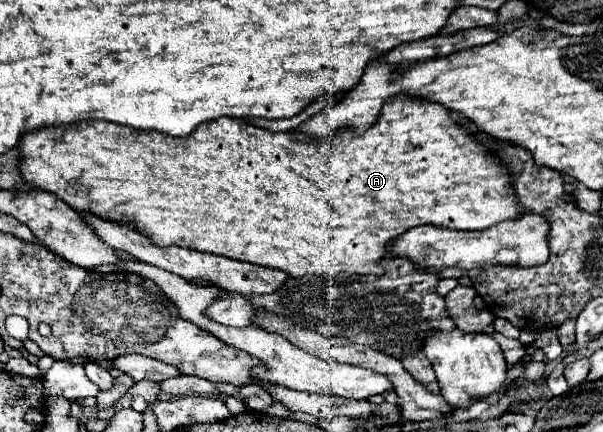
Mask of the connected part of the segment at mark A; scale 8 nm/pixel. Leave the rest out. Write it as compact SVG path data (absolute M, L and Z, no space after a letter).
M405 93L389 97L383 103L383 109L379 113L379 119L363 133L357 133L355 129L337 129L337 133L331 139L313 139L305 137L301 131L281 131L273 133L263 127L255 127L247 121L233 121L229 117L209 121L201 125L201 129L195 129L189 137L165 137L165 133L155 133L155 131L137 131L129 129L117 123L109 121L99 121L99 119L89 119L89 121L79 121L79 123L69 123L69 125L51 125L51 127L41 127L35 131L27 131L21 135L21 141L17 145L21 157L19 157L19 171L21 177L37 189L51 191L59 195L67 205L81 213L91 213L97 217L103 217L105 221L115 221L127 227L137 229L143 233L153 245L159 247L187 247L203 253L215 253L223 255L229 259L239 259L271 269L285 271L287 275L293 277L303 277L303 275L321 275L321 277L335 277L337 273L347 271L349 274L356 275L382 275L384 269L381 259L385 257L385 245L401 235L403 231L415 227L415 225L441 225L449 229L461 229L461 231L481 231L485 227L491 227L499 221L505 219L517 219L523 215L523 211L517 207L517 199L511 189L509 173L505 171L503 165L495 163L491 157L489 149L485 149L473 135L469 135L461 125L455 123L451 113L429 99L421 97L411 97Z

